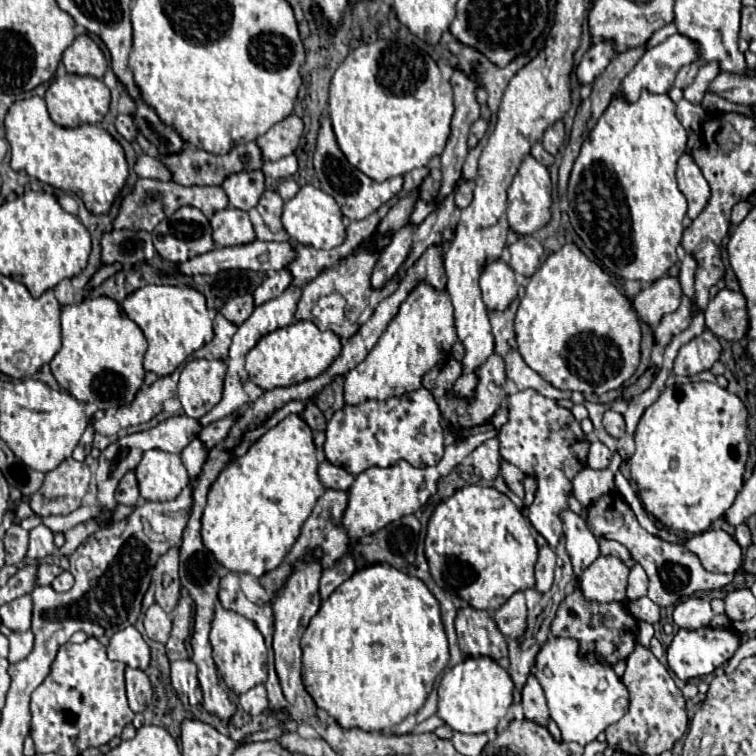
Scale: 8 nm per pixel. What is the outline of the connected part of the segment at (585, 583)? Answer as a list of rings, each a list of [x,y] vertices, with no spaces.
[[[617,557],[595,559],[581,575],[581,591],[587,599],[599,603],[623,601],[627,589],[629,567]]]

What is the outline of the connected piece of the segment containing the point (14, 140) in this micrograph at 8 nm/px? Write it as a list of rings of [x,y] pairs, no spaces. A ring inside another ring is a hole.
[[[29,97],[15,101],[5,115],[5,137],[11,145],[11,167],[23,169],[27,175],[37,177],[61,191],[73,191],[95,213],[107,213],[127,183],[129,167],[123,147],[97,125],[81,125],[75,129],[61,127],[51,121],[43,97]]]

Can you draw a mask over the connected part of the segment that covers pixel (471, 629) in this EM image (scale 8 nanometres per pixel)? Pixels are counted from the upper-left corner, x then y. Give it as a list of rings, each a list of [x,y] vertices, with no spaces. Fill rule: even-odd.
[[[461,607],[455,617],[459,647],[465,657],[507,657],[507,641],[499,633],[493,617],[487,611]]]

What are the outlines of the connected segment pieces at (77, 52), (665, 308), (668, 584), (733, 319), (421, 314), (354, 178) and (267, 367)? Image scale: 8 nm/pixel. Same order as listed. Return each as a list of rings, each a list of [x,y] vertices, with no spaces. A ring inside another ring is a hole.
[[[89,35],[75,37],[75,41],[63,53],[63,63],[67,73],[93,75],[97,79],[103,79],[103,73],[107,71],[107,59],[103,51]]]
[[[663,275],[661,279],[645,285],[635,297],[633,307],[639,313],[639,319],[647,323],[651,329],[659,325],[663,315],[673,313],[681,303],[681,285],[677,277]]]
[[[613,491],[609,495],[603,495],[599,501],[595,501],[585,513],[583,513],[585,521],[589,523],[589,529],[593,531],[595,537],[607,537],[607,539],[615,539],[619,543],[623,543],[631,557],[645,569],[647,577],[649,577],[649,591],[647,597],[657,603],[659,607],[669,607],[679,603],[685,597],[691,597],[693,593],[701,591],[711,591],[711,589],[719,589],[725,587],[727,583],[733,581],[733,575],[719,575],[719,573],[709,573],[701,567],[701,561],[697,559],[697,555],[693,555],[687,547],[683,545],[675,545],[675,543],[667,543],[651,533],[647,533],[635,519],[635,513],[631,511],[631,507],[623,501],[623,497]]]
[[[721,289],[705,309],[705,325],[727,341],[741,341],[749,331],[747,301],[741,291]]]
[[[419,283],[401,303],[399,313],[389,323],[377,345],[369,351],[365,361],[345,375],[343,397],[347,405],[359,405],[369,399],[389,399],[421,387],[421,379],[437,363],[445,361],[451,347],[457,343],[453,325],[453,305],[445,291],[437,291],[427,283]]]
[[[323,113],[321,121],[319,121],[317,149],[315,149],[315,155],[313,155],[313,169],[315,169],[315,177],[319,179],[319,187],[325,193],[329,193],[331,197],[335,197],[335,201],[339,203],[343,215],[347,219],[353,219],[353,221],[365,219],[367,215],[377,211],[377,207],[381,207],[391,197],[395,197],[401,191],[401,185],[403,185],[401,177],[393,177],[393,179],[387,179],[383,183],[377,183],[377,181],[369,179],[365,173],[361,173],[357,167],[353,167],[345,159],[345,155],[341,153],[341,149],[335,141],[335,133],[333,133],[333,127],[331,127],[331,121],[329,121],[327,113]]]
[[[295,321],[263,335],[247,353],[247,373],[261,389],[289,387],[321,375],[341,353],[341,341],[333,331],[319,331],[311,321]]]

